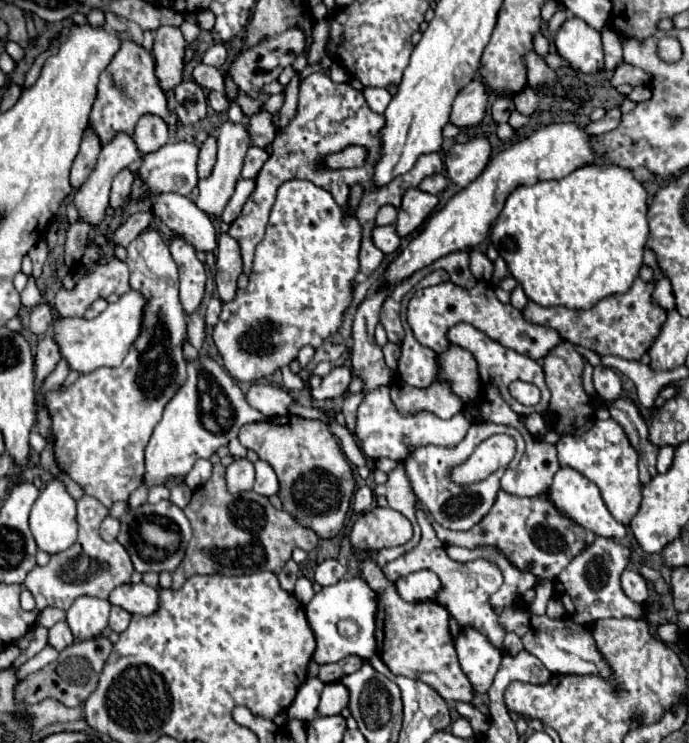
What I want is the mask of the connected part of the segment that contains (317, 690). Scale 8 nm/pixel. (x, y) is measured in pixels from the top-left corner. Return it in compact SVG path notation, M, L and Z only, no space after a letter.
M308 677L300 685L292 705L286 709L288 717L296 717L300 721L312 721L314 717L318 717L318 703L320 703L322 687L324 683L318 677Z

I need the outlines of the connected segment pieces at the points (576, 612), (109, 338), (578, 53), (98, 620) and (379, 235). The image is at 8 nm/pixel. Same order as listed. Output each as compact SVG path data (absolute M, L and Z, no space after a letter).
M596 537L590 545L586 545L554 581L556 595L562 601L568 617L580 625L590 625L604 617L644 619L644 607L630 601L620 587L620 575L628 565L630 549L610 537Z
M128 291L124 293L118 303L110 303L96 319L88 321L88 319L80 319L80 317L56 317L54 319L54 340L56 345L60 347L60 355L62 359L66 359L68 369L78 371L80 375L92 373L98 367L118 367L124 359L124 355L128 353L130 345L134 343L134 339L140 333L140 319L142 319L142 307L144 307L144 299L138 291Z
M568 17L556 35L558 53L574 67L584 73L596 73L604 65L602 37L600 31L586 25L578 17Z
M78 597L68 609L68 625L76 639L98 637L108 627L110 603L96 597Z
M394 225L386 227L374 227L372 231L372 241L382 253L394 253L400 247L400 237L394 229Z

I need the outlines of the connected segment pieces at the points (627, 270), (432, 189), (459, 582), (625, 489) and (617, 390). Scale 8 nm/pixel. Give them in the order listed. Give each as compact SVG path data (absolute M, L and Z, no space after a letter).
M590 163L558 181L540 181L512 191L492 227L492 243L530 301L542 307L564 305L570 309L590 309L608 295L626 293L638 277L648 241L646 197L646 189L630 169L612 163Z
M438 173L438 175L430 175L430 177L422 179L418 189L426 191L426 193L432 193L432 195L438 195L438 193L442 193L446 189L446 185L448 185L448 179L442 173Z
M416 507L416 519L418 519L418 525L422 529L422 541L420 545L412 551L412 553L406 553L390 563L384 565L384 575L388 581L396 581L398 577L404 577L404 575L410 575L414 571L420 571L420 569L430 569L434 571L440 581L442 581L442 593L440 593L440 603L448 609L450 615L454 615L454 619L458 621L460 627L464 625L474 625L478 631L482 631L484 635L488 635L488 639L496 645L496 647L502 647L502 639L506 635L506 631L502 629L502 625L498 625L498 613L496 609L488 603L490 601L490 595L496 593L502 585L502 573L496 565L484 561L484 559L478 559L478 561L472 561L472 563L456 563L452 561L448 555L446 555L446 547L442 545L442 541L436 537L436 531L432 527L432 521L428 517L428 513L420 507Z
M590 419L576 433L560 437L560 441L556 443L556 451L560 465L568 465L584 473L584 477L590 477L590 481L598 485L602 499L614 519L628 525L640 507L642 495L638 481L638 451L630 443L620 423L616 423L614 419Z
M602 365L594 367L592 383L594 383L596 393L598 393L604 401L608 401L608 403L616 401L616 399L620 397L620 393L622 393L620 377L618 377L616 371L610 369L610 367L602 367Z

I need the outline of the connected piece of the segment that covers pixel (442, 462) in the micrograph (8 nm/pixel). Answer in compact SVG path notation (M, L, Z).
M472 423L472 427L468 429L466 433L466 439L464 443L460 443L458 447L436 447L436 445L424 445L424 447L418 447L408 459L406 459L406 475L412 483L412 489L418 497L418 501L422 501L424 509L432 515L432 519L436 523L440 523L442 527L446 529L452 529L452 531L468 531L472 529L488 511L490 507L494 505L494 499L496 499L496 493L500 491L500 477L502 473L506 471L504 467L498 469L494 475L478 481L478 483L470 483L470 485L456 485L448 471L460 463L464 463L470 453L474 453L474 449L480 445L480 441L488 439L490 435L496 435L496 433L506 433L510 435L516 443L518 443L518 455L514 457L514 461L510 463L510 467L516 467L520 457L522 457L522 451L524 451L524 439L522 435L512 429L512 427L506 427L506 425L496 425L496 423Z

